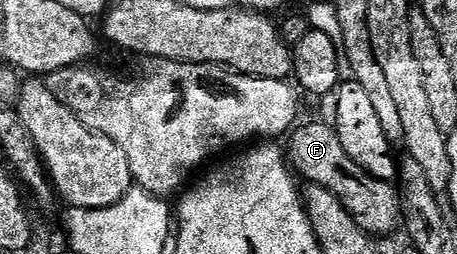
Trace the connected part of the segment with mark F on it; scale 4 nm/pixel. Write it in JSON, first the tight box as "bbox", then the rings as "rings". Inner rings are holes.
{"bbox":[284,122,402,236],"rings":[[[304,122],[295,125],[284,142],[284,153],[293,173],[299,179],[306,178],[302,180],[311,186],[328,188],[328,192],[332,192],[332,196],[336,196],[336,200],[344,204],[348,216],[352,216],[352,220],[366,234],[377,236],[399,229],[402,206],[395,187],[389,182],[373,178],[368,172],[364,172],[364,168],[357,166],[352,156],[344,152],[344,144],[340,144],[340,136],[334,131],[333,125]]]}

